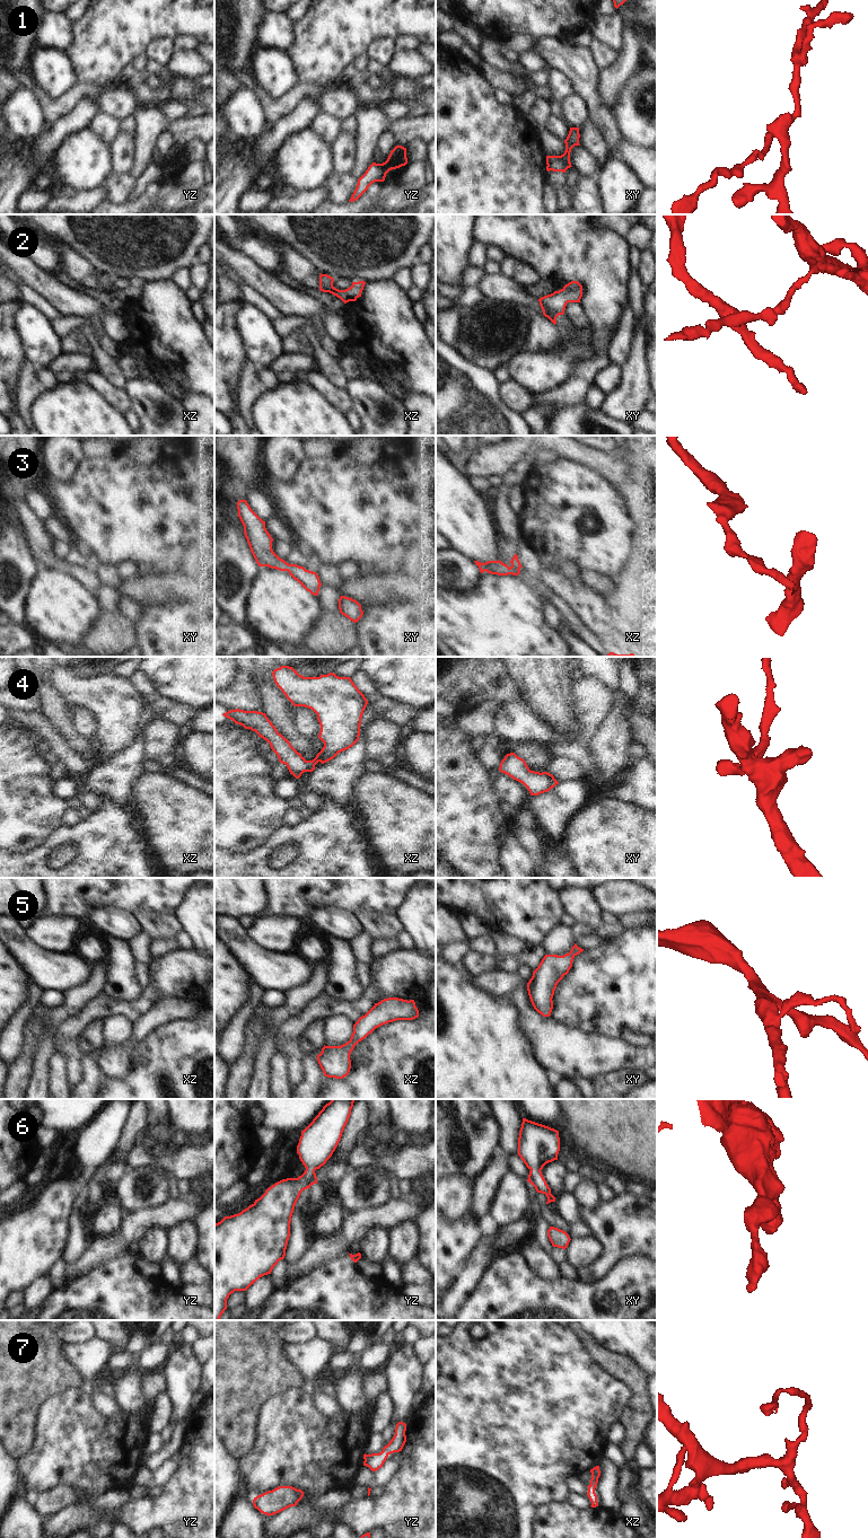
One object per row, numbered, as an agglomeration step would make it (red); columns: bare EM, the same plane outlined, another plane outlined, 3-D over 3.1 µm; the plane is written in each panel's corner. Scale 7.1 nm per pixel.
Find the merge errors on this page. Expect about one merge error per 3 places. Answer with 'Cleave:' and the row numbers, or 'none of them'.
Cleave: none of them

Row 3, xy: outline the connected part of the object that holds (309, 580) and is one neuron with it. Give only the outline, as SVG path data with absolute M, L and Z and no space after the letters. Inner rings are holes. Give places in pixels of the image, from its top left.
M246 500L237 502L237 510L245 537L258 566L288 571L307 591L317 596L322 586L317 573L297 564L289 564L273 552L273 538L265 528L265 521L251 509Z

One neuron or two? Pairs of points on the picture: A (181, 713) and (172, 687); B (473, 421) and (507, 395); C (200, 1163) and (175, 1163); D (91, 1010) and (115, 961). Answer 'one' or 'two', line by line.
A: two
B: two
C: one
D: two

